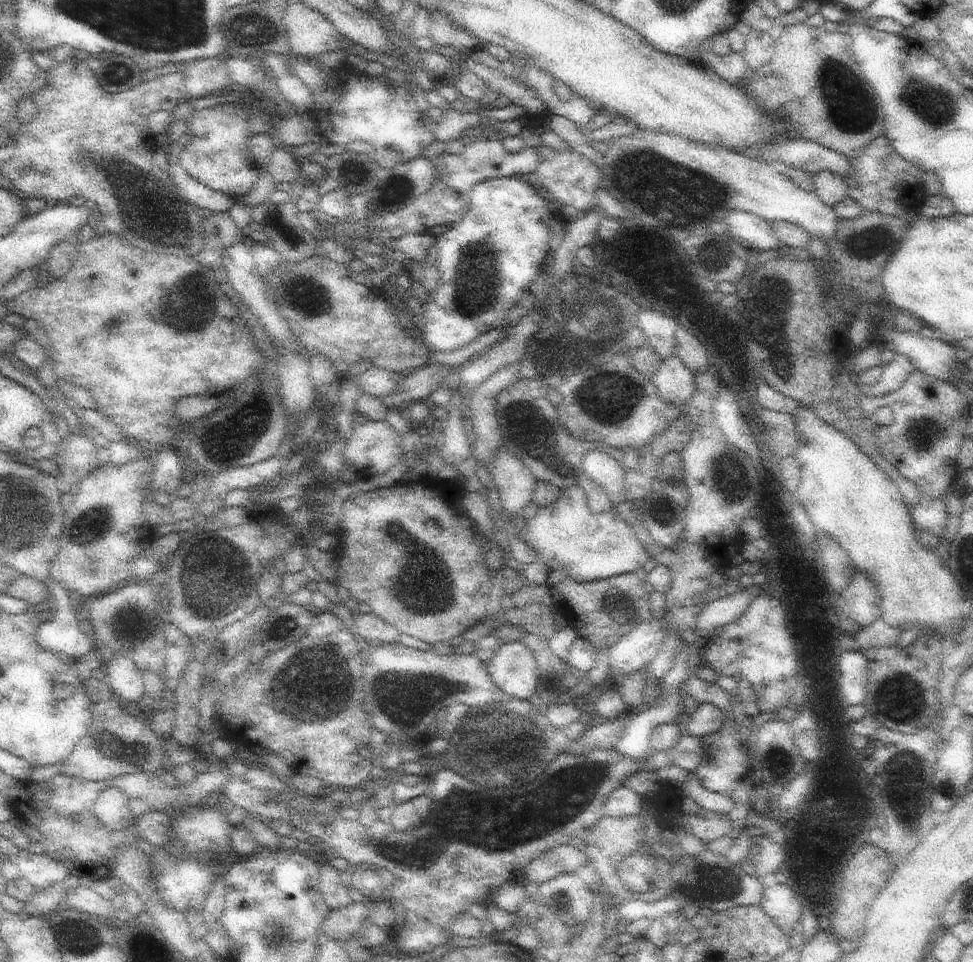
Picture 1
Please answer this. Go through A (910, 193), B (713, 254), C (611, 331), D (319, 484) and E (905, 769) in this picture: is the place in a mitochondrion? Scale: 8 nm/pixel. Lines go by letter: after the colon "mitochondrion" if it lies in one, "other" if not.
A: other
B: mitochondrion
C: mitochondrion
D: other
E: mitochondrion

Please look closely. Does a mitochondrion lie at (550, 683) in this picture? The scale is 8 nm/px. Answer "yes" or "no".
no

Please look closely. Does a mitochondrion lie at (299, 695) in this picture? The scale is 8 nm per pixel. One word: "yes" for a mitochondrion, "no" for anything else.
yes

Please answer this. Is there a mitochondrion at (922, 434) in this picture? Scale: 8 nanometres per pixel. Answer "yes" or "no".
yes

